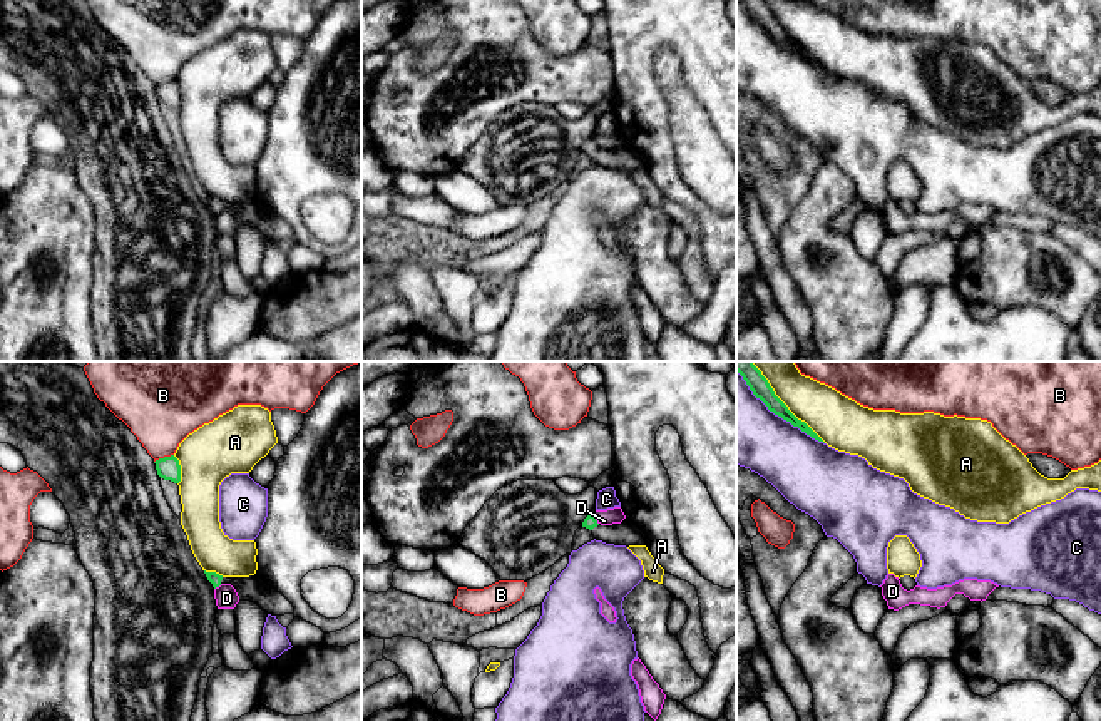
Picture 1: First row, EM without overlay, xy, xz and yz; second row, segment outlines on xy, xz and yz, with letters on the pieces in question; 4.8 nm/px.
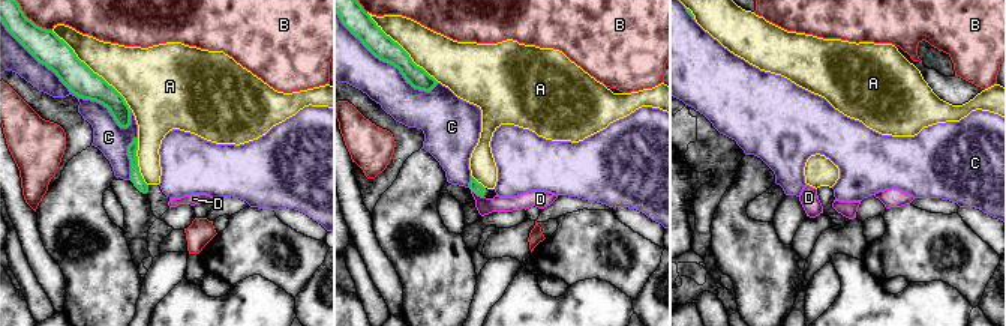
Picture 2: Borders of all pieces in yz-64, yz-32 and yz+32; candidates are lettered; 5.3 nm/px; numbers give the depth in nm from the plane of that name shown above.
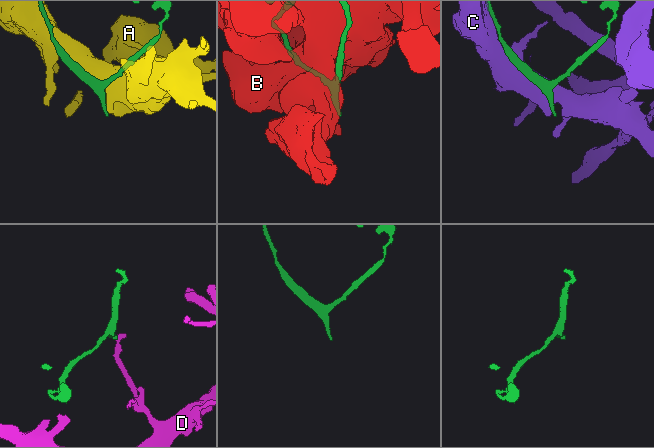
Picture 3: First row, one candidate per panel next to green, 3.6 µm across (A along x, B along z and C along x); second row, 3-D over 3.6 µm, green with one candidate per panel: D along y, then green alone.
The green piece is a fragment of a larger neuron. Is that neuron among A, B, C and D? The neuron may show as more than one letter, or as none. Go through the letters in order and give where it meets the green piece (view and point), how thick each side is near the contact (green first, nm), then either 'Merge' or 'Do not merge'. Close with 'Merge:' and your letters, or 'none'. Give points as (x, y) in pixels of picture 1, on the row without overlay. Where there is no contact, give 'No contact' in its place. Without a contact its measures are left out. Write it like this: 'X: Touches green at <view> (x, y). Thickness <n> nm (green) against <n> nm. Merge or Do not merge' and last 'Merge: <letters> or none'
A: Touches green at yz (788, 35). Thickness 90 nm (green) against 240 nm. Do not merge
B: Touches green at xy (163, 84). Thickness 110 nm (green) against 360 nm. Do not merge
C: Touches green at yz (780, 40). Thickness 90 nm (green) against 360 nm. Do not merge
D: Touches green at xz (594, 144). Thickness 70 nm (green) against 80 nm. Do not merge
Merge: none

